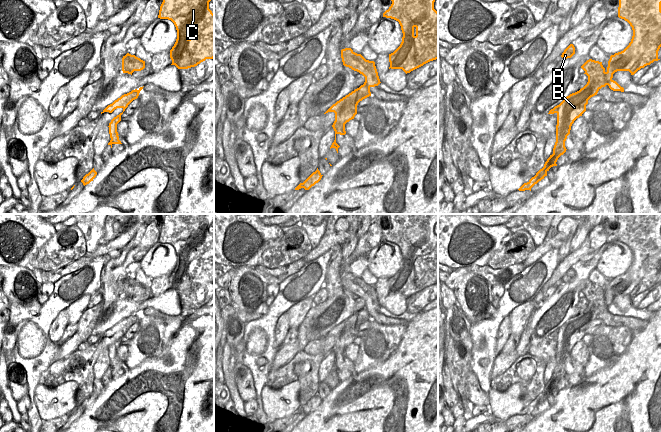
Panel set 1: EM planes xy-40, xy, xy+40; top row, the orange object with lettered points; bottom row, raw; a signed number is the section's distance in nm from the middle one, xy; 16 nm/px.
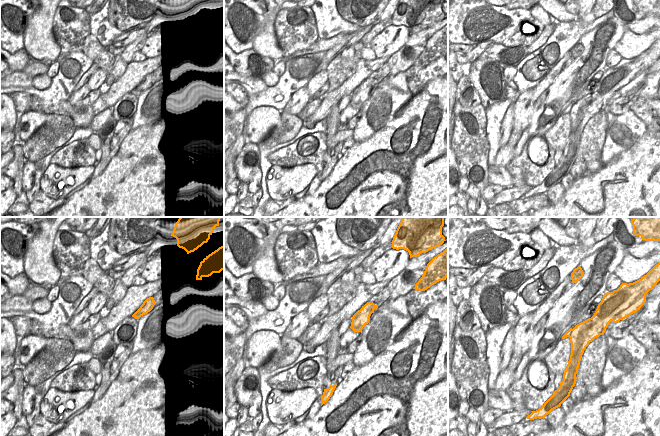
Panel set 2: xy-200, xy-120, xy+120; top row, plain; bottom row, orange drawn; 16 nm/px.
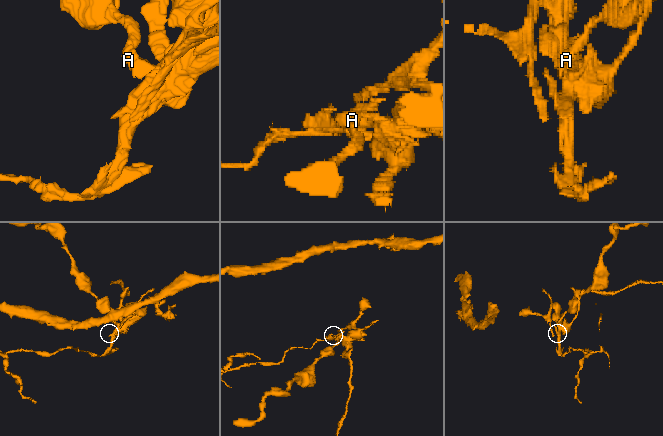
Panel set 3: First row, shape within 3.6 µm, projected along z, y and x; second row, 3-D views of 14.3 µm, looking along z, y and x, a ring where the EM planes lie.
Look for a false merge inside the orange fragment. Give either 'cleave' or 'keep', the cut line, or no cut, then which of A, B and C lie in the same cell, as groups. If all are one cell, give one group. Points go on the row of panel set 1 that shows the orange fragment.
cleave | xy+40 (590, 59), (592, 68), (585, 73) | A / B C

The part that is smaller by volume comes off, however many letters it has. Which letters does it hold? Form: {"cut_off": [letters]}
{"cut_off": ["B", "C"]}

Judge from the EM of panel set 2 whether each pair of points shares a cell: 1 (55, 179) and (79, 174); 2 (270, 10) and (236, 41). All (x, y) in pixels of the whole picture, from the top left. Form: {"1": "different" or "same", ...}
{"1": "same", "2": "same"}

